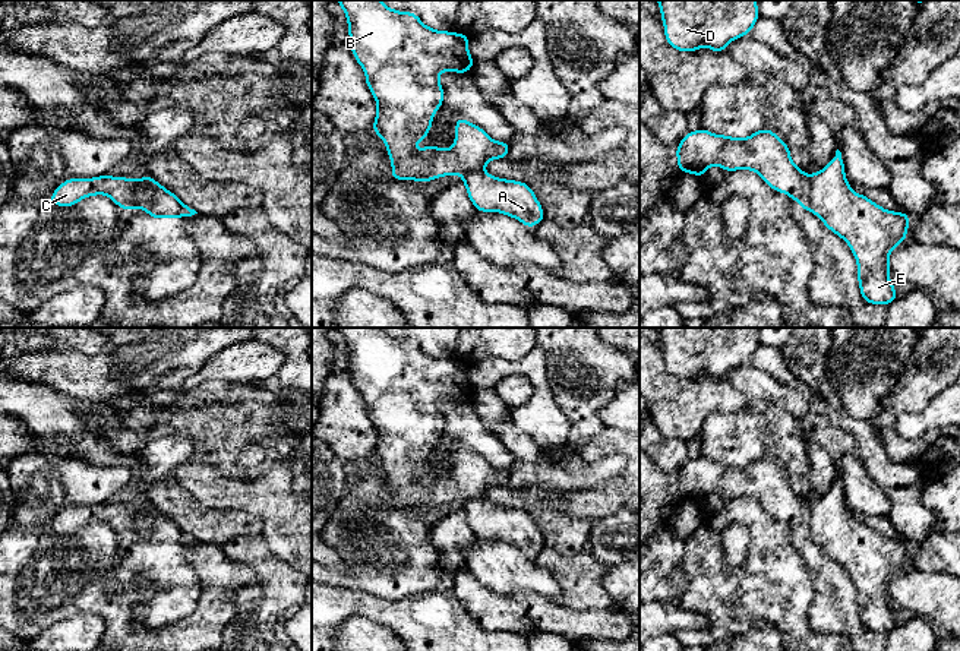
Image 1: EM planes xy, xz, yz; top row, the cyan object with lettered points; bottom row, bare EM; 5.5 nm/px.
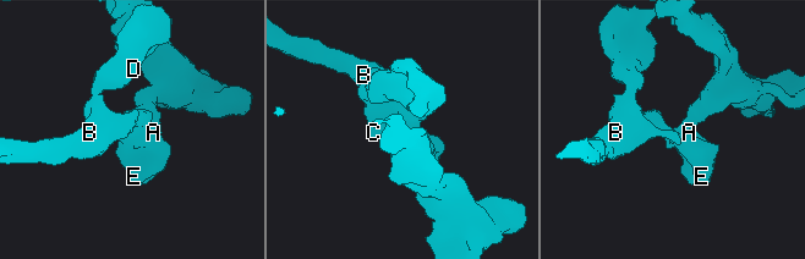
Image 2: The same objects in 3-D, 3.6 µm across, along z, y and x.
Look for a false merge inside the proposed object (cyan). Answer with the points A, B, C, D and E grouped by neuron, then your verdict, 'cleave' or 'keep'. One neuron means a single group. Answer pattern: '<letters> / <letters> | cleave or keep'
A E / B C D | cleave

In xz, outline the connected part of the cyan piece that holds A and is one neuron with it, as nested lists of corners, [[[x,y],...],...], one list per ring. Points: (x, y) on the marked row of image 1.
[[[484,170],[464,173],[461,180],[479,212],[500,212],[531,230],[546,219],[534,192],[524,181],[498,178]]]

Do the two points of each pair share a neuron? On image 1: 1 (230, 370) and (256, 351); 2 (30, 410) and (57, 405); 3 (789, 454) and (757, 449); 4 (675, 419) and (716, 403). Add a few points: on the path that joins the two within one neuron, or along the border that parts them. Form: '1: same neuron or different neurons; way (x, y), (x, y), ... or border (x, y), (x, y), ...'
1: same neuron; way (236, 364), (250, 357)
2: same neuron; way (37, 410), (50, 410)
3: different neurons; border (760, 438), (766, 454)
4: same neuron; way (685, 408), (691, 403), (706, 403)

